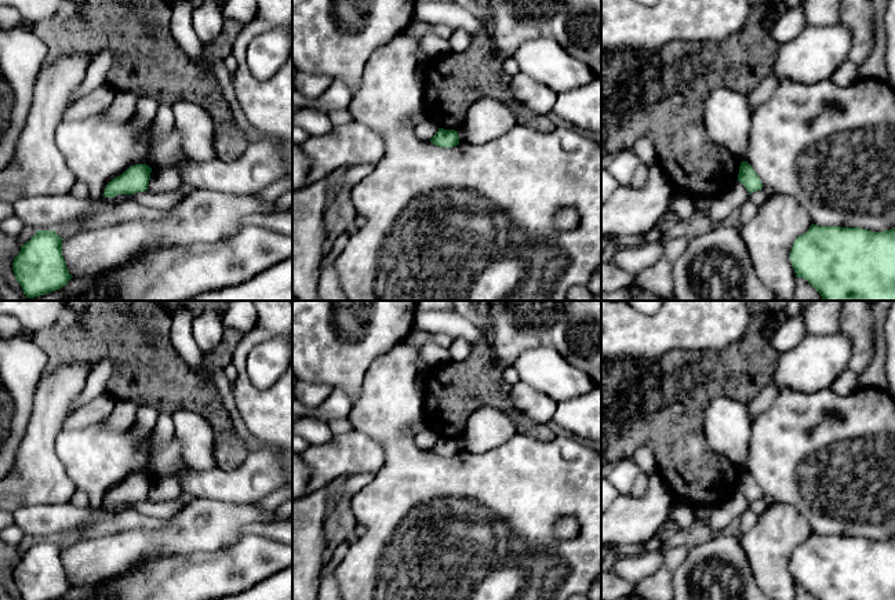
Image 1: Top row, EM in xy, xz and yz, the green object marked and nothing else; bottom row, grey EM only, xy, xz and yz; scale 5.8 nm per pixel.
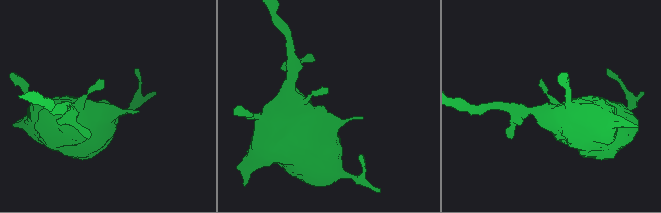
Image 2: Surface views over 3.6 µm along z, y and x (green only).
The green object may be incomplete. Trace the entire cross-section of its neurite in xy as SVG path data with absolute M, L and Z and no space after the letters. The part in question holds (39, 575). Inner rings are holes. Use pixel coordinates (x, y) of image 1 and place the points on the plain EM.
M37 539L14 567L12 579L23 600L57 600L73 586L55 539Z

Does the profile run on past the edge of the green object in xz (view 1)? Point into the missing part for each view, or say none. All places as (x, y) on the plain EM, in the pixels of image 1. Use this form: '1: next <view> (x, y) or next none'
1: next none

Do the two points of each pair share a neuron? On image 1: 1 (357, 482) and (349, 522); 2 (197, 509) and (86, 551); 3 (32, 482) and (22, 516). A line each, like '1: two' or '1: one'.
1: one
2: one
3: two

